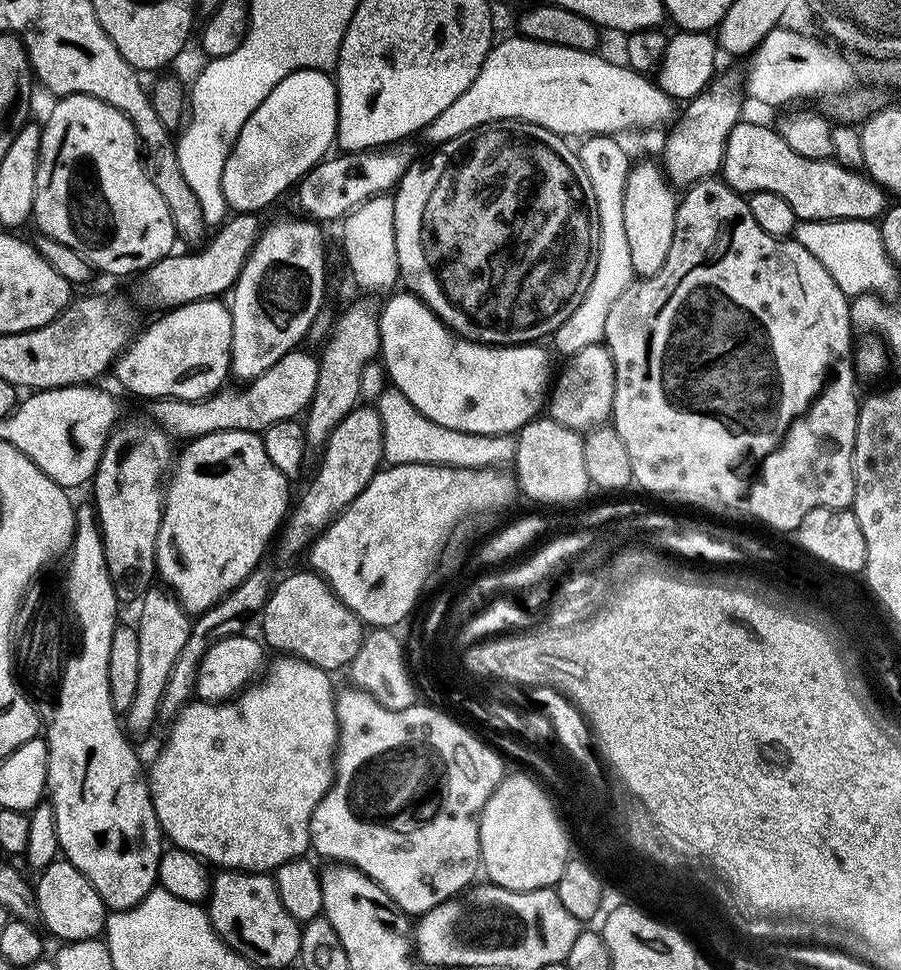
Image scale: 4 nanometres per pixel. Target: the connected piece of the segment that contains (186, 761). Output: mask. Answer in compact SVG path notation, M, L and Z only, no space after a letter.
M280 654L277 660L267 665L266 671L255 682L249 683L243 692L235 697L234 702L209 702L197 699L189 702L176 713L171 721L172 729L168 732L168 741L160 748L152 768L147 769L146 779L148 793L152 796L152 805L160 823L160 831L165 837L172 839L171 843L190 855L199 857L209 865L217 864L220 870L235 870L238 872L271 873L286 862L303 857L309 851L308 827L310 818L318 806L318 802L328 792L334 775L334 753L338 747L338 725L336 722L336 698L333 677L324 669L314 666L296 656Z

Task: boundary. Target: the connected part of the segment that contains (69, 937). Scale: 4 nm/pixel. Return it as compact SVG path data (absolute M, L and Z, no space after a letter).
M56 858L39 873L40 881L34 884L36 906L39 912L39 923L45 924L60 942L76 940L91 940L99 937L104 931L106 923L106 909L98 890L81 874L79 870L68 860Z

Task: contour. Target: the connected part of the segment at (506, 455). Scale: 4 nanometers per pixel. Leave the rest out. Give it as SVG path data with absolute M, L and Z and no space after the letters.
M387 386L374 401L374 407L382 418L384 435L384 460L394 464L441 464L451 468L488 468L504 466L504 463L516 459L516 436L487 436L472 434L462 430L452 430L450 426L438 426L430 422L402 394L402 390Z

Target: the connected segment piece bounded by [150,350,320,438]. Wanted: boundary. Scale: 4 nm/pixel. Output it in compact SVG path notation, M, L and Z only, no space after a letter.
M290 351L278 358L270 370L243 386L236 386L240 388L225 386L205 400L157 400L151 405L151 419L173 437L195 438L222 430L246 430L260 434L274 422L299 417L312 402L320 369L317 357L304 351Z

